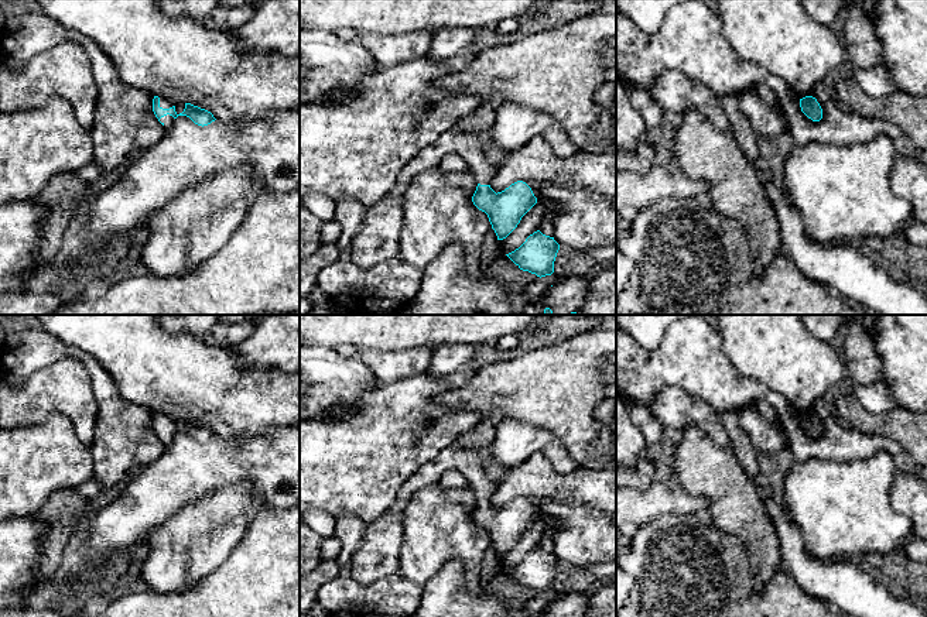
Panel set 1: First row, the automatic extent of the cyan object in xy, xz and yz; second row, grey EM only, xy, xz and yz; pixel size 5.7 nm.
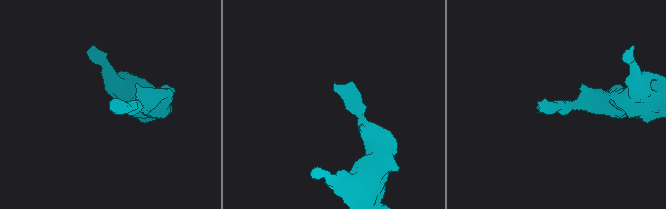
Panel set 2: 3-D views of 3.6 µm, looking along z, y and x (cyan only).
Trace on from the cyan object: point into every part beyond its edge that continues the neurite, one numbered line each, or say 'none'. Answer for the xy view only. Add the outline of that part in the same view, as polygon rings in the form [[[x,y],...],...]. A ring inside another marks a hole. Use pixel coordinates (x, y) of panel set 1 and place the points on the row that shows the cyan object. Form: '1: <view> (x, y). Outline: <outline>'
1: xy (164, 102). Outline: [[[160,97],[160,107],[163,109],[170,109],[170,107],[175,107],[177,114],[182,113],[185,109],[185,102],[181,102],[177,97]]]

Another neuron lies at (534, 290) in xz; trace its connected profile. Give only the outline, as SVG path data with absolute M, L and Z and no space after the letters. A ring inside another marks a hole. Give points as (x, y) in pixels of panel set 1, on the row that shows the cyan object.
M557 274L541 277L529 285L526 285L520 292L512 295L512 312L513 315L523 315L527 304L540 298L551 285L561 281Z

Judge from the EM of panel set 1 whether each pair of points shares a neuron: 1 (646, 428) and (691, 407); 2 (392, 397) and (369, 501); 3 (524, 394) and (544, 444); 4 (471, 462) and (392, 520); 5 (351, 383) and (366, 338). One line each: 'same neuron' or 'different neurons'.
1: different neurons
2: same neuron
3: different neurons
4: same neuron
5: different neurons

